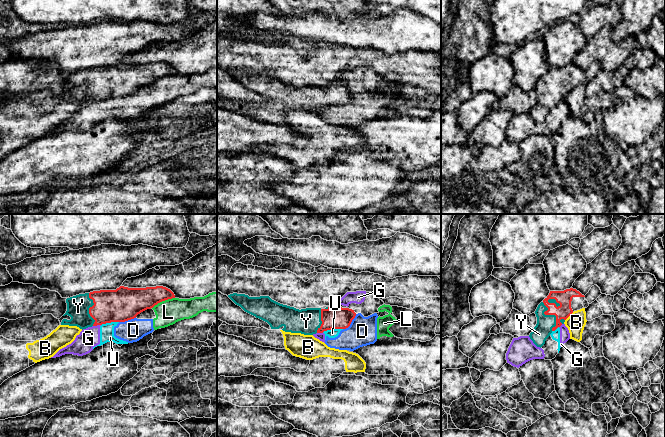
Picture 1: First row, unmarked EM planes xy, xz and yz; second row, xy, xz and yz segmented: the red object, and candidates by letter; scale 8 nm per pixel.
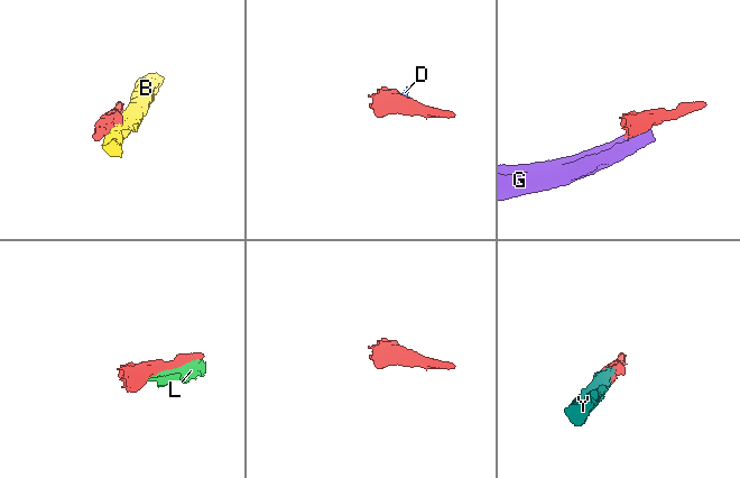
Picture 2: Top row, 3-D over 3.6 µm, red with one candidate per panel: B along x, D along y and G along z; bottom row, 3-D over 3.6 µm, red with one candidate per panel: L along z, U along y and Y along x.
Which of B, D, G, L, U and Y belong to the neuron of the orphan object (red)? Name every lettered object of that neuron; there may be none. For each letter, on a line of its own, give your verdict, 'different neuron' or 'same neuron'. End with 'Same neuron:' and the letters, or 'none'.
B: different neuron
D: different neuron
G: different neuron
L: different neuron
U: different neuron
Y: same neuron
Same neuron: Y

